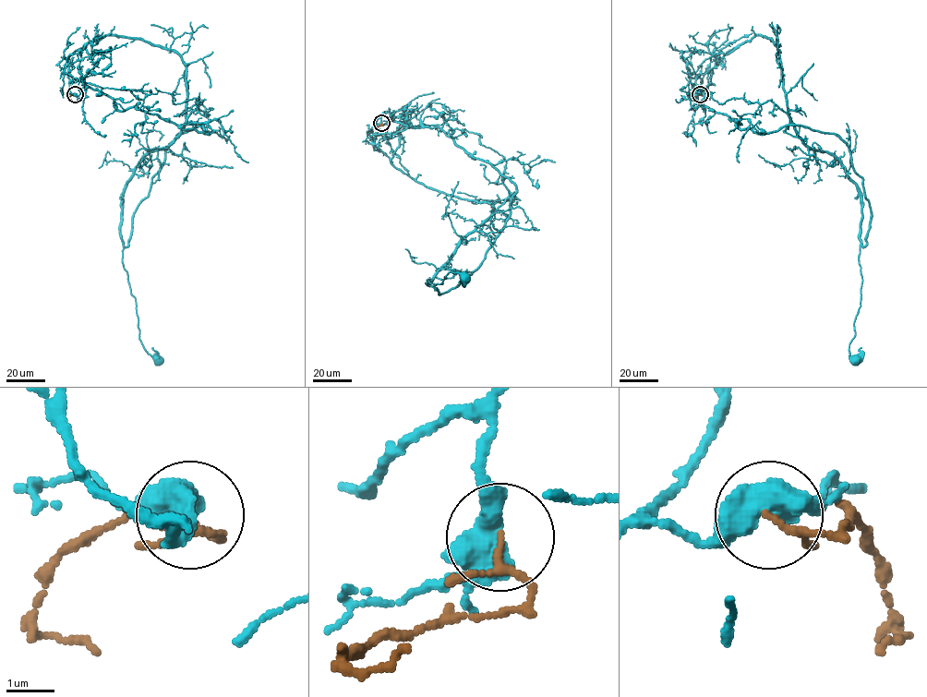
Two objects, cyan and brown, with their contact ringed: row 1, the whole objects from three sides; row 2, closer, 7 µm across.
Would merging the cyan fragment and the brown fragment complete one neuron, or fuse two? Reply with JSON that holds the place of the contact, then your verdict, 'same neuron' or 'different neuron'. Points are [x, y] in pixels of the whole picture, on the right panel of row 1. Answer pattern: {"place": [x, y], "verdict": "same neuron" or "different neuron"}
{"place": [700, 94], "verdict": "different neuron"}

